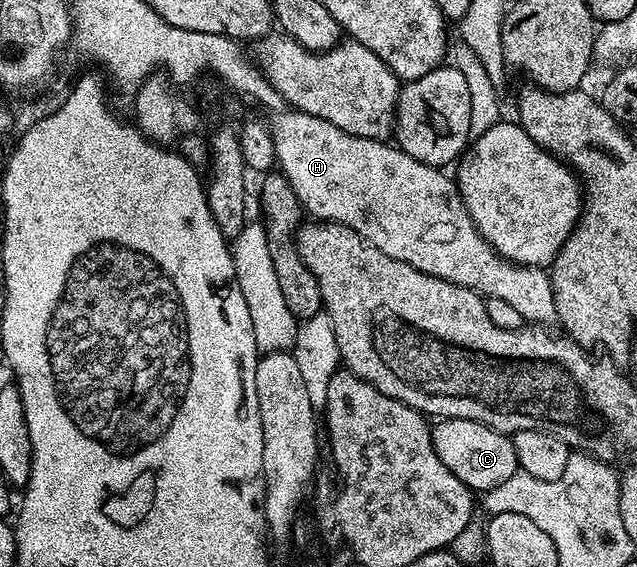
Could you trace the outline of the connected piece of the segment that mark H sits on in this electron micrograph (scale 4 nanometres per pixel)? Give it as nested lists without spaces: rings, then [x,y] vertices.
[[[299,110],[274,112],[268,125],[279,171],[289,179],[298,201],[310,216],[313,215],[312,218],[335,221],[357,231],[357,235],[364,237],[373,247],[385,251],[385,255],[393,255],[393,259],[409,263],[409,267],[417,267],[417,271],[425,271],[425,275],[473,289],[484,298],[505,299],[505,303],[517,307],[524,322],[532,326],[551,327],[551,324],[554,326],[558,322],[550,272],[538,265],[515,265],[506,261],[479,234],[459,193],[458,184],[452,178],[450,181],[442,168],[413,159],[413,155],[399,148],[398,144],[349,135],[349,131],[333,127],[328,120]]]

